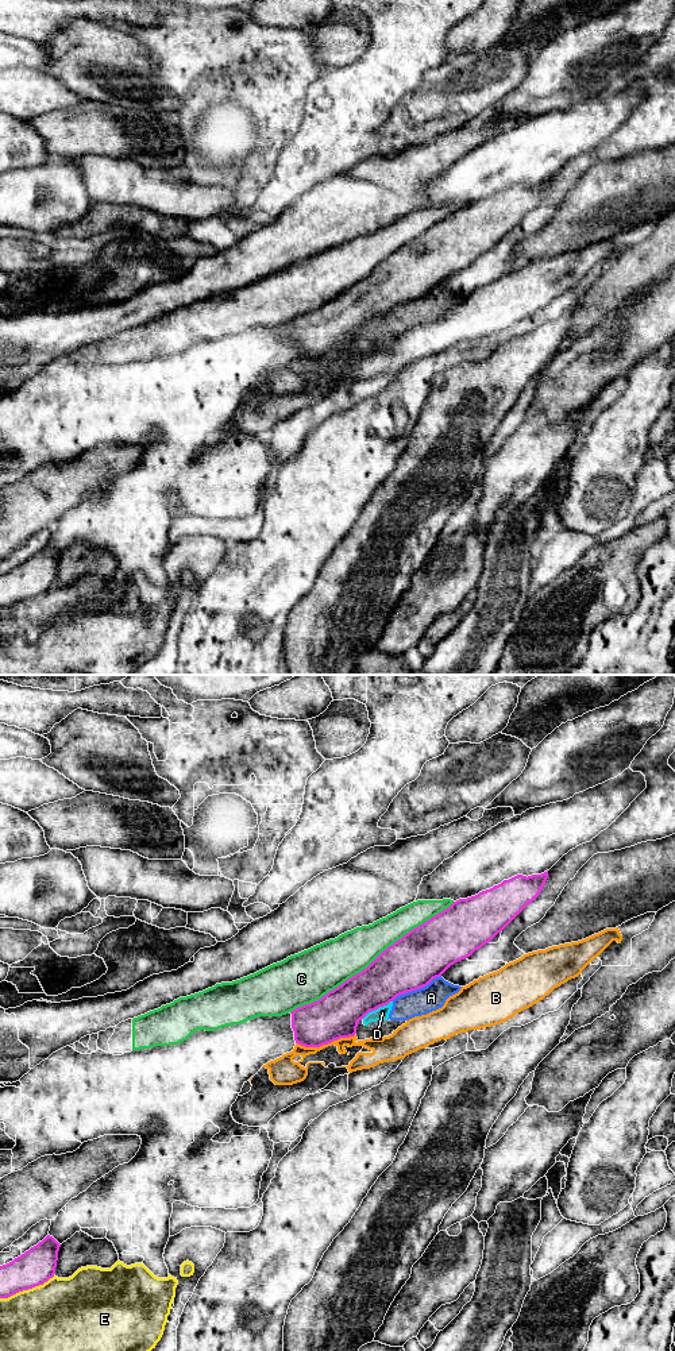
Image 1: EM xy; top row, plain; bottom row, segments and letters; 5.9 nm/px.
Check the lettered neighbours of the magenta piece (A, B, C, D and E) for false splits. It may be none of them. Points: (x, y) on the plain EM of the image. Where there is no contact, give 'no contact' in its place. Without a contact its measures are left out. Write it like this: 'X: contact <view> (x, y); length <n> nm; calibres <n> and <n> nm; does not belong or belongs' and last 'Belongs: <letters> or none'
A: contact xy (416, 297); length 340 nm; calibres 320 and 160 nm; does not belong
B: contact xy (324, 352); length 360 nm; calibres 280 and 120 nm; does not belong
C: contact xy (373, 270); length 1200 nm; calibres 320 and 260 nm; does not belong
D: contact xy (377, 317); length 220 nm; calibres 280 and 80 nm; does not belong
E: contact xy (27, 598); length 360 nm; calibres 220 and 500 nm; does not belong
Belongs: none

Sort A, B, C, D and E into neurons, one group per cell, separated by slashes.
A D / B / C / E

